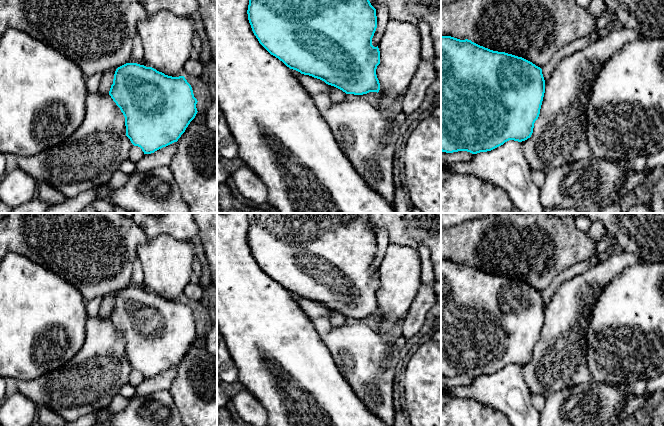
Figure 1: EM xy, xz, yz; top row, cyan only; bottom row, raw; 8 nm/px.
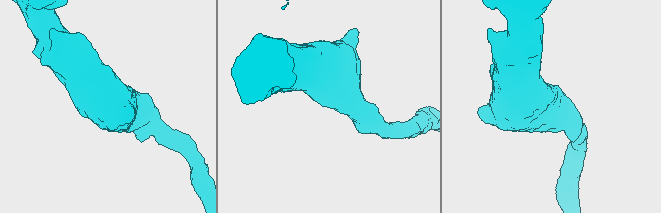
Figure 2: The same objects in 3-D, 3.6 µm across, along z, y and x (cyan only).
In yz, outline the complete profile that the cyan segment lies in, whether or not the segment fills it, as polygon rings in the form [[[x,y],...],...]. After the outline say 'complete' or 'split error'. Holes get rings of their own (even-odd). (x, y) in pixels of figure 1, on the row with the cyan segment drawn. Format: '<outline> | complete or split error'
[[[441,36],[441,151],[453,153],[467,151],[472,154],[491,151],[509,140],[522,142],[531,137],[534,123],[538,119],[545,93],[542,69],[532,62],[505,52],[493,51],[471,40],[460,40],[451,36]]] | complete

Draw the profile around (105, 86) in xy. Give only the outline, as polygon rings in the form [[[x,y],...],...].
[[[112,68],[104,73],[98,89],[100,93],[109,93],[116,69]]]

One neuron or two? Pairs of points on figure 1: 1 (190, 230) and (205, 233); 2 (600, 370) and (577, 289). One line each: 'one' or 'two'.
1: two
2: two

